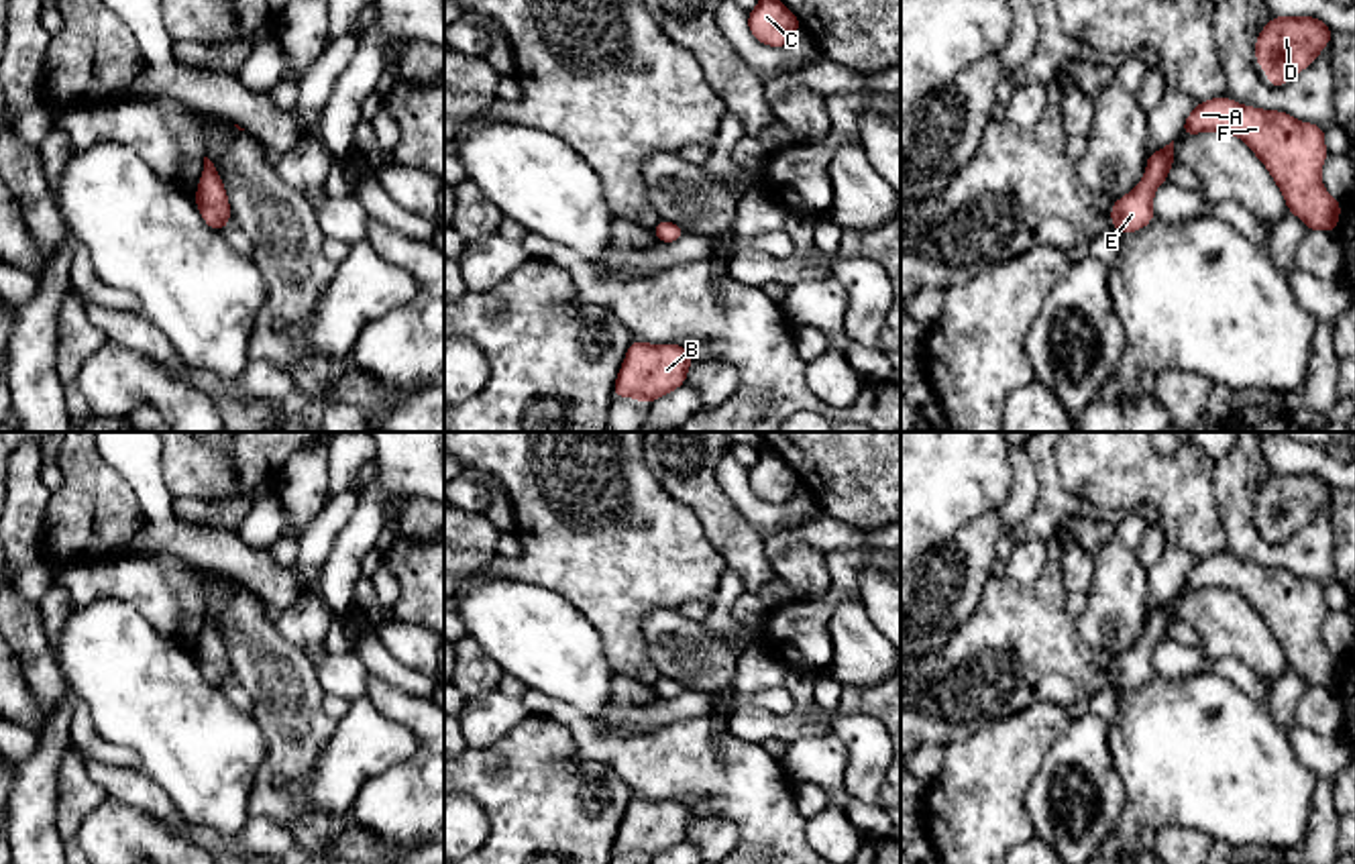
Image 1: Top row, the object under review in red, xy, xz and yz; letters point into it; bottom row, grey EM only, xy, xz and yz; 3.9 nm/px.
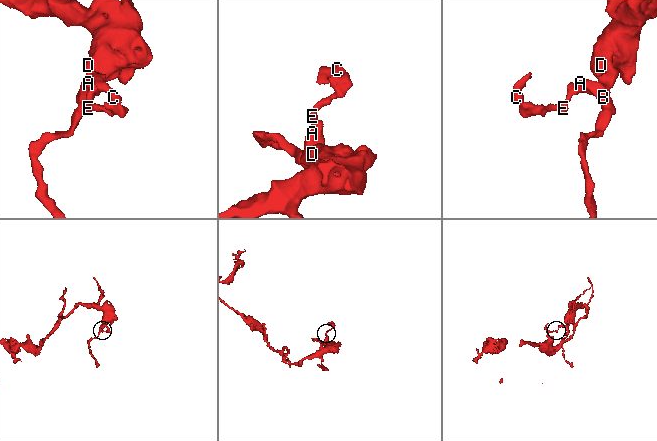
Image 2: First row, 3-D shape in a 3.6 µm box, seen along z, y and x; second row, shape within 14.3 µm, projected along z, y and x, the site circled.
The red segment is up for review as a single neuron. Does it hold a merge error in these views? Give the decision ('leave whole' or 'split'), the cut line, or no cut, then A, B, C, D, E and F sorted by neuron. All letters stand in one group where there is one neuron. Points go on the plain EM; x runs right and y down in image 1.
leave whole; cut none; groups A B C D E F

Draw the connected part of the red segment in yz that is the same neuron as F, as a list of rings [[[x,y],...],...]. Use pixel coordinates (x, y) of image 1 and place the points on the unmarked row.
[[[1221,552],[1200,558],[1188,571],[1182,591],[1210,587],[1239,593],[1257,611],[1284,650],[1288,668],[1308,687],[1337,689],[1341,658],[1320,636],[1329,611],[1322,583]]]

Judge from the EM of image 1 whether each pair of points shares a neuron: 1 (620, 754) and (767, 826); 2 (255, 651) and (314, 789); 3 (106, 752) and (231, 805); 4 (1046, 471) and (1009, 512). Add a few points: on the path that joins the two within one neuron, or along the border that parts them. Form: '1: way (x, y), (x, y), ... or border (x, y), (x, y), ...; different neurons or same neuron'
1: way (657, 765), (685, 765), (730, 789); same neuron
2: border (333, 732), (302, 781), (302, 797), (327, 814); different neurons
3: border (104, 736), (125, 744), (143, 767); different neurons
4: border (1027, 453), (1038, 481), (1038, 502), (1015, 524); different neurons

